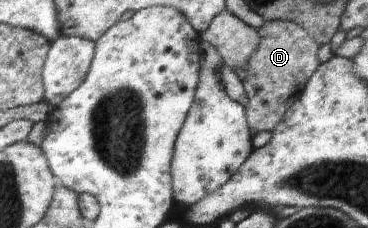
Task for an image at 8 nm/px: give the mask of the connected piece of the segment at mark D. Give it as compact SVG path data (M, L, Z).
M287 20L265 22L258 29L258 33L261 35L259 49L255 51L245 67L246 79L242 82L248 97L247 121L250 123L252 134L274 130L277 123L293 107L294 101L302 96L310 77L321 67L326 53L334 55L346 40L347 32L342 29L338 30L331 37L326 50L295 22Z

